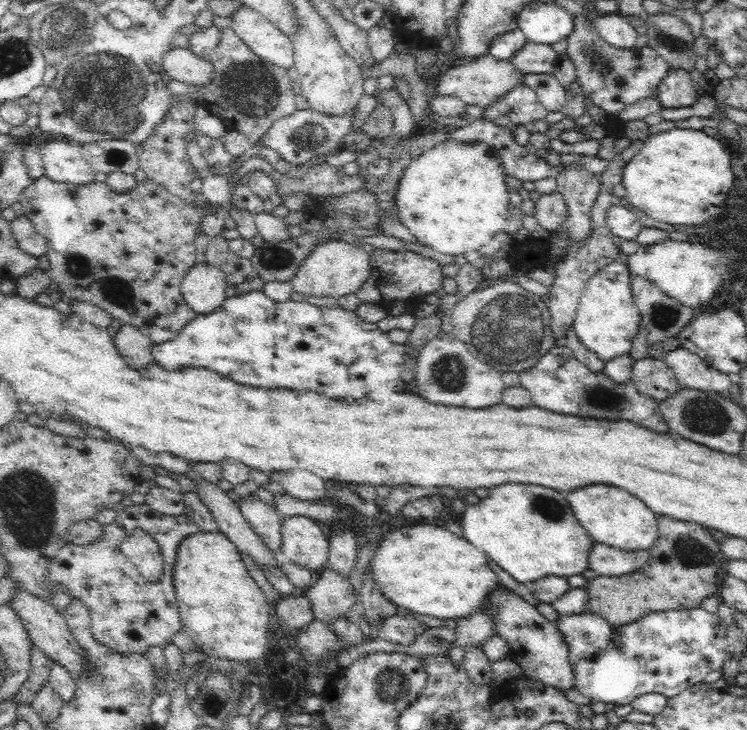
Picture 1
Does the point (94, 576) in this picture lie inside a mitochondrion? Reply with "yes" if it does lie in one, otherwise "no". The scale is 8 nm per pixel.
no

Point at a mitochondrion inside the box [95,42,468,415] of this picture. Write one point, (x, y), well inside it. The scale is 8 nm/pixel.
(249, 91)

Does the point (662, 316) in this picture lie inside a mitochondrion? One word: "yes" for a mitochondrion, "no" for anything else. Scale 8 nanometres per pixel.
yes

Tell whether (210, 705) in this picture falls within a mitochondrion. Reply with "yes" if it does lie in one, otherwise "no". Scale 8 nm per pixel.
yes

